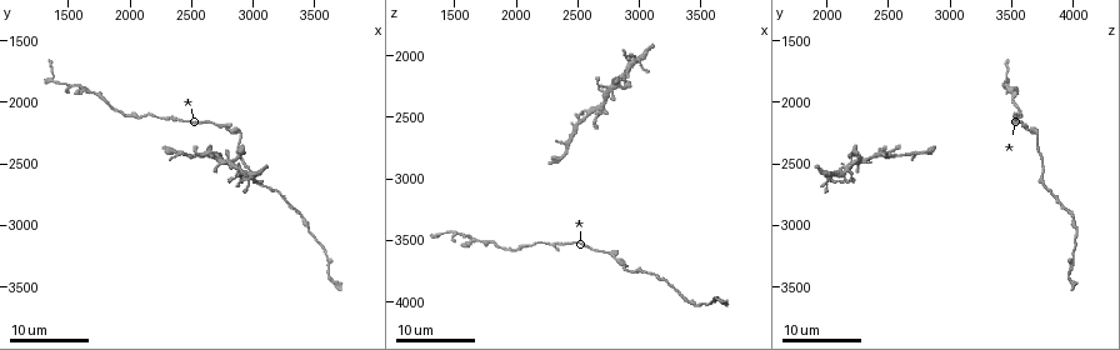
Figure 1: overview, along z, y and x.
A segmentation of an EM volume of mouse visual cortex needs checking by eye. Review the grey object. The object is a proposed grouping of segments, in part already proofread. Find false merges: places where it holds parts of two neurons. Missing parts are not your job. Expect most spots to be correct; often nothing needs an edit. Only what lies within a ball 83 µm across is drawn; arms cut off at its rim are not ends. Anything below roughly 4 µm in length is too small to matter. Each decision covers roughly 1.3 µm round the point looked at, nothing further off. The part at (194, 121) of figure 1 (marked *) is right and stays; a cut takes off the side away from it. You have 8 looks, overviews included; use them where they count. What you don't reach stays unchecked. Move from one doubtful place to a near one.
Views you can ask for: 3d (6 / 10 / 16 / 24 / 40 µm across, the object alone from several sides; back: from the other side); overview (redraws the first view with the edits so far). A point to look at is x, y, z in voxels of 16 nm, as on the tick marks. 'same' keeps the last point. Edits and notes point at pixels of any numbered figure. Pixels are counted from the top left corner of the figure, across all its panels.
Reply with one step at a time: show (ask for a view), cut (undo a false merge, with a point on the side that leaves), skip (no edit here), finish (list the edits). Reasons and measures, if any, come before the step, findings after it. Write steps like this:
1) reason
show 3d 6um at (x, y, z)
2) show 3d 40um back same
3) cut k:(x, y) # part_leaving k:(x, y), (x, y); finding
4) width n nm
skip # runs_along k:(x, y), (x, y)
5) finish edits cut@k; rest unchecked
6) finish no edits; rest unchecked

two arms in line, one across
show 3d 24um at (1540, 1880, 3460)

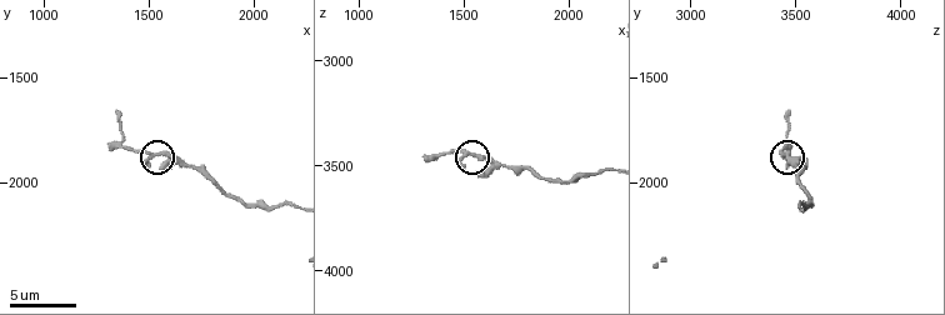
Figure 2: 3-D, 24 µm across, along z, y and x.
show 3d 10um at (1530, 1860, 3460)

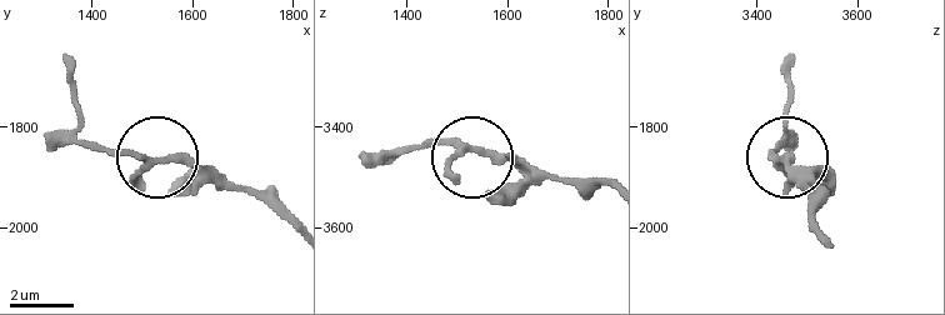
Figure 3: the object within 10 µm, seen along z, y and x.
skip # runs_along 3:(603, 185), (538, 178), (498, 153), (403, 145); one neuron here

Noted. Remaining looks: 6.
branch point
show 3d 16um at (2380, 2120, 3540)

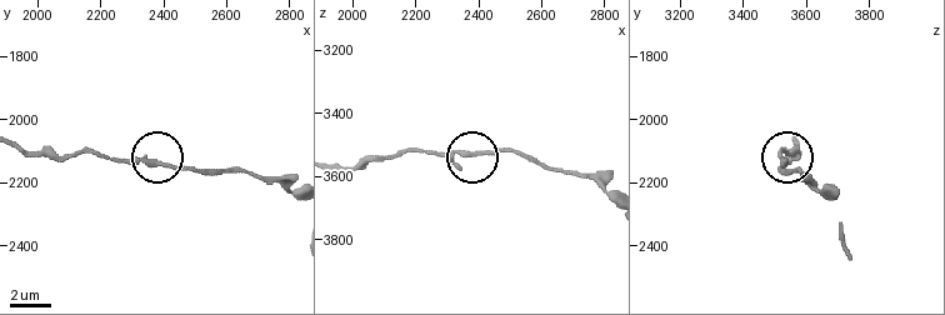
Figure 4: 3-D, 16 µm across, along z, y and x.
show 3d 6um at (2350, 2140, 3520)

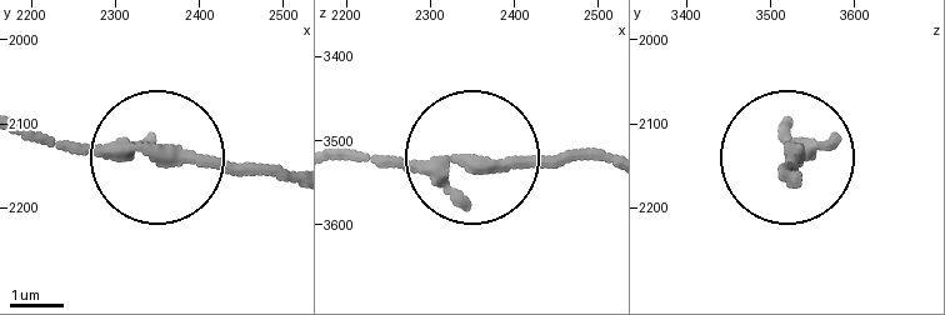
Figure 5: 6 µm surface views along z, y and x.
arms 3
skip # runs_along 5:(290, 175), (21, 135); continuous, no second neuron

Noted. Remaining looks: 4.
thick turns thin
show 3d 24um at (2880, 2240, 3720)

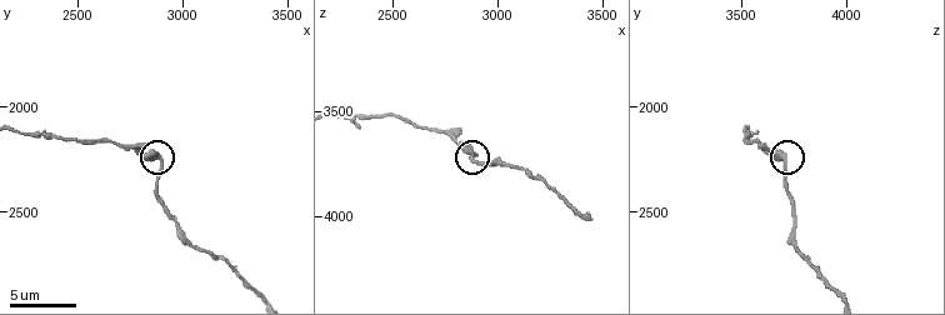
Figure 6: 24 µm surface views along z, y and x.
show 3d 6um at (2890, 2240, 3700)

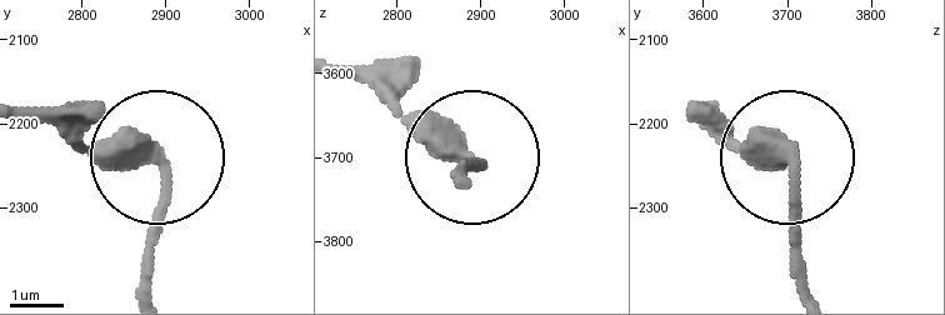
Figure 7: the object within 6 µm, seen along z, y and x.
skip # runs_along 7:(24, 105), (65, 109), (154, 159), (145, 289); all the same neuron

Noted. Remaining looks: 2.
finish no edits; rest unchecked

